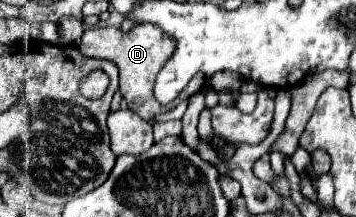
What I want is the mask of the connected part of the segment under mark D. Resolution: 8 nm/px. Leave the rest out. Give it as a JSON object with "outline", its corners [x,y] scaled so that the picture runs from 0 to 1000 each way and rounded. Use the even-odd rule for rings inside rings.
{"outline":[[[388,111],[360,147],[343,147],[331,120],[281,120],[281,129],[264,129],[258,157],[236,147],[236,166],[219,203],[219,230],[242,267],[309,276],[331,304],[331,332],[337,332],[337,406],[331,415],[337,415],[337,433],[360,470],[360,498],[376,507],[393,544],[404,544],[416,562],[427,553],[433,525],[489,507],[511,461],[528,461],[534,442],[545,442],[551,424],[562,424],[573,406],[573,341],[551,341],[551,359],[539,359],[539,378],[528,378],[528,396],[500,433],[500,452],[483,479],[438,470],[438,452],[433,452],[438,341],[449,332],[449,313],[461,304],[461,286],[478,267],[483,230],[489,230],[483,175],[472,175],[444,120]]]}

